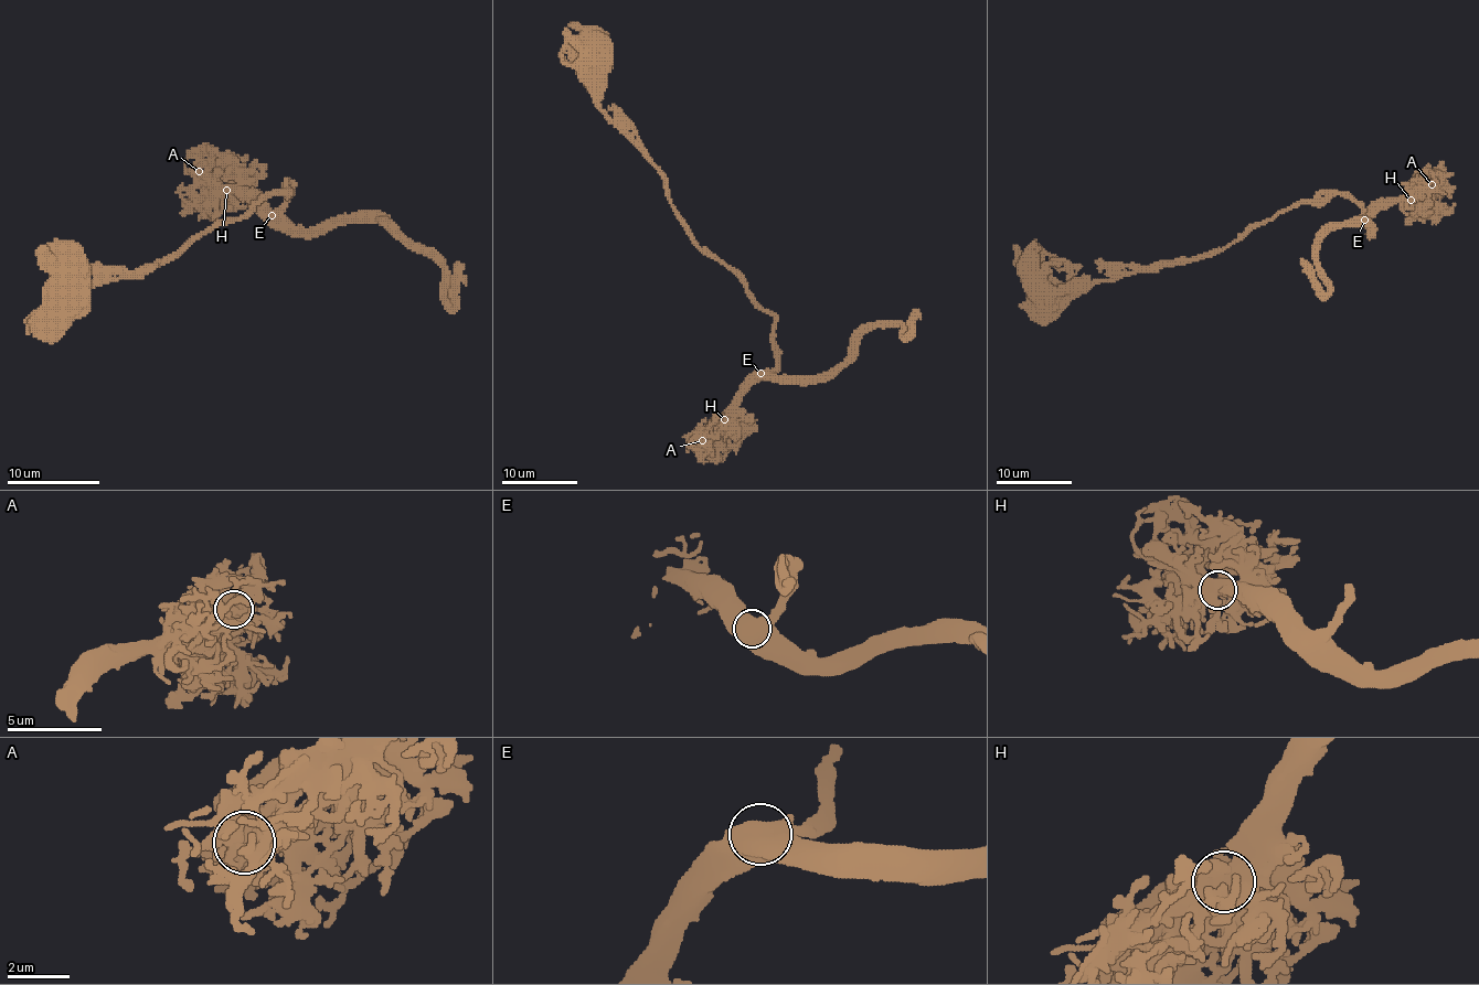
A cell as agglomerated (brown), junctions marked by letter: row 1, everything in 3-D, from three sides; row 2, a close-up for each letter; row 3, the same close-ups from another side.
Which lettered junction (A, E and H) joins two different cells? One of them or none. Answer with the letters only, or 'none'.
none

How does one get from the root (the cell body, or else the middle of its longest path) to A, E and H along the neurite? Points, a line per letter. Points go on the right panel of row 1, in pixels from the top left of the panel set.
A: (1031, 279), (1156, 271), (1211, 255), (1297, 203), (1347, 194), (1368, 216), (1432, 184)
E: (1031, 279), (1113, 281), (1198, 260), (1294, 205), (1323, 202), (1331, 194), (1347, 194), (1362, 209), (1363, 221)
H: (1031, 279), (1113, 281), (1198, 260), (1294, 205), (1331, 194), (1347, 194), (1365, 216), (1383, 203), (1411, 200)

